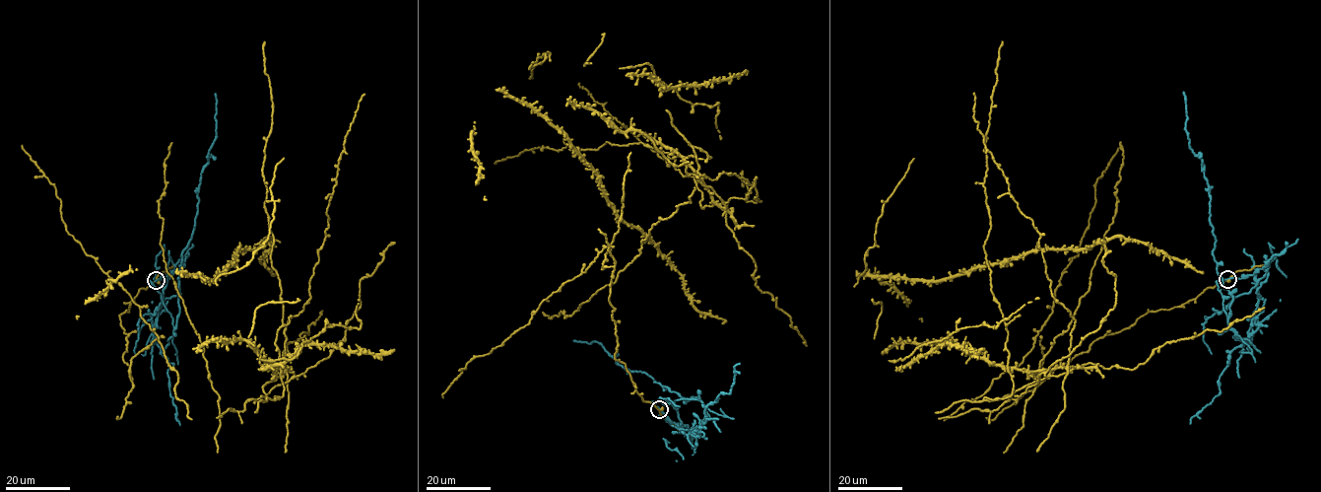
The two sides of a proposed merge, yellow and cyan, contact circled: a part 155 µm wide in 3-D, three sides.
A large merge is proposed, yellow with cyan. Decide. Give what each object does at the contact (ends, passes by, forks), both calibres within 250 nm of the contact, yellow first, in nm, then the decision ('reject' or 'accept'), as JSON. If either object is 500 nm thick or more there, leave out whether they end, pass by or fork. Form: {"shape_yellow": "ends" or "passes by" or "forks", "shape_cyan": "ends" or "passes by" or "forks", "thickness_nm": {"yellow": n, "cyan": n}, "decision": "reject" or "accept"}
{"shape_yellow": "forks", "shape_cyan": "passes by", "thickness_nm": {"yellow": 240, "cyan": 220}, "decision": "reject"}

